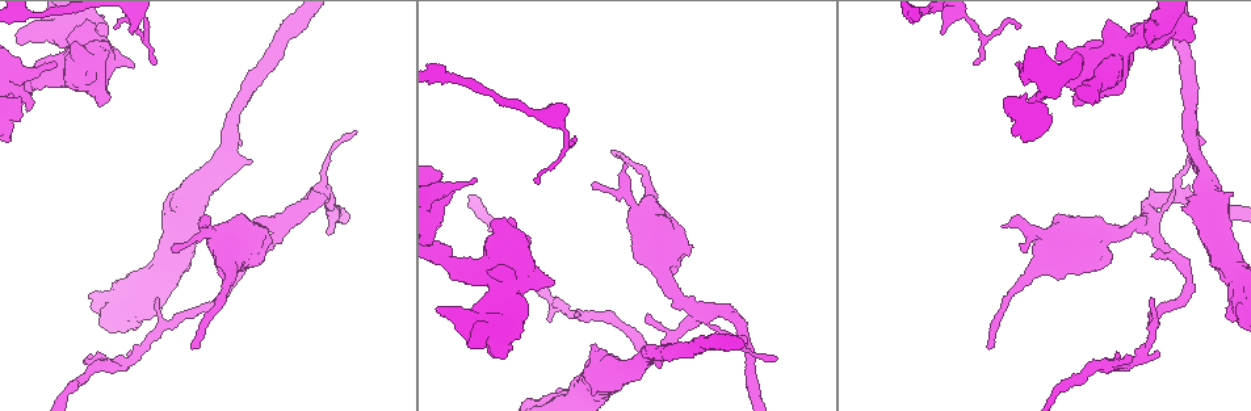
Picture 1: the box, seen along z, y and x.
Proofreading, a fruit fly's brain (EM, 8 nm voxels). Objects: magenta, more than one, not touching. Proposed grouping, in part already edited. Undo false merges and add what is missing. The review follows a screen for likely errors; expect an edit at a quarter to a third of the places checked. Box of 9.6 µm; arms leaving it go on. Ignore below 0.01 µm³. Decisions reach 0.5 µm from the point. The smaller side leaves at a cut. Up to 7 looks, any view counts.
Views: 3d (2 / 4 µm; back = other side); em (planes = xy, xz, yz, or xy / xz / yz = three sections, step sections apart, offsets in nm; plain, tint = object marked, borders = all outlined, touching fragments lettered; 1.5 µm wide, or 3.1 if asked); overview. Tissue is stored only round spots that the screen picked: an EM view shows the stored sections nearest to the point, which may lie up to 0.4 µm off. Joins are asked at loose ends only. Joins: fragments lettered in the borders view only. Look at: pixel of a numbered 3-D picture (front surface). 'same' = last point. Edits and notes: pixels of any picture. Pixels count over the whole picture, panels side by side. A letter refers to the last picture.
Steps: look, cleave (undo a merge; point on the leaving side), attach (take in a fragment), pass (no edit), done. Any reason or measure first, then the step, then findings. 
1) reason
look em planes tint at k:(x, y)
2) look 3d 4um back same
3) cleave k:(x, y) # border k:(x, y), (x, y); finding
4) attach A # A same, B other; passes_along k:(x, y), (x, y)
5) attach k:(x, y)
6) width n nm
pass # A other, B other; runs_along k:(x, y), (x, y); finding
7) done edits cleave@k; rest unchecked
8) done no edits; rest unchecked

branch stops here
look 3d 4um at 1:(330, 234)

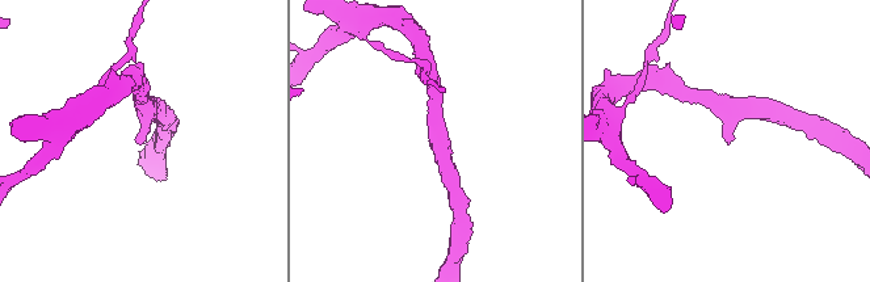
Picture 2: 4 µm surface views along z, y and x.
need the tissue
look em planes borders at 2:(140, 145)

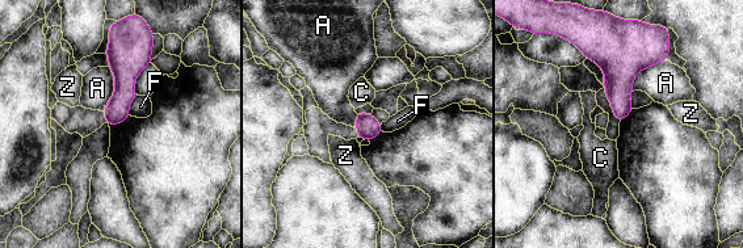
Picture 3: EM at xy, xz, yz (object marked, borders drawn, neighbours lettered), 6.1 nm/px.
pass # A other, C other, F other, Z other; border 3:(137, 95), (129, 106), (129, 114); none of them fits

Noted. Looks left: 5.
branch stops here
look em planes borders at 1:(776, 357)

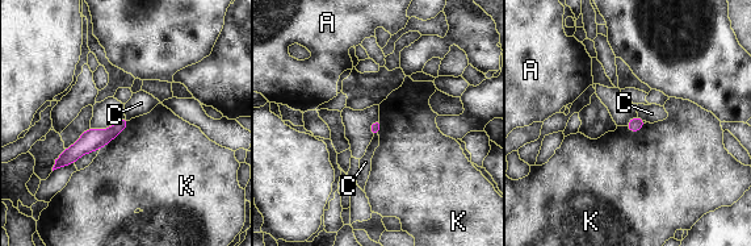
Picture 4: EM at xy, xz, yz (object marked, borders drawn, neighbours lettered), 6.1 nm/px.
pass # A other, C other, K other; border 4:(130, 120), (100, 150); no lettered fragment goes on from it

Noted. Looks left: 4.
branch stops here
look em yz step 4 tint at 1:(1017, 66)

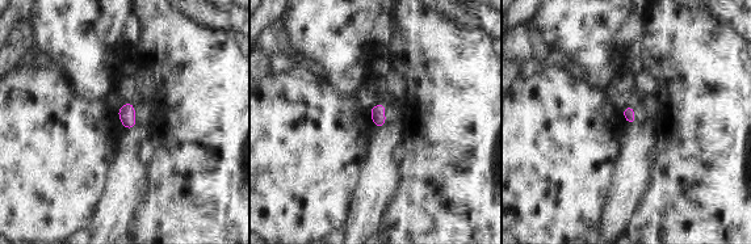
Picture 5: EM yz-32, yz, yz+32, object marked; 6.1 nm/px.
another direction
look em planes borders same

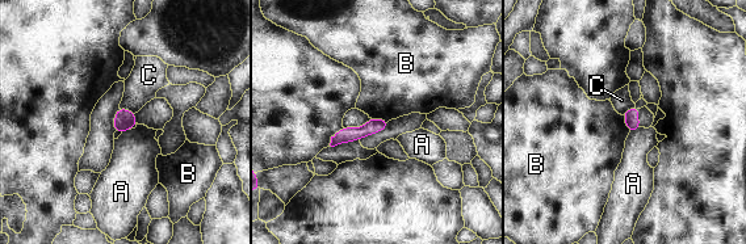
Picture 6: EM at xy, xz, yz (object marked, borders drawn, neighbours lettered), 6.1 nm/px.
pass # A other, B other, C other; border 6:(371, 117), (388, 121); none of them fits

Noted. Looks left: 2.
done no edits; rest unchecked

